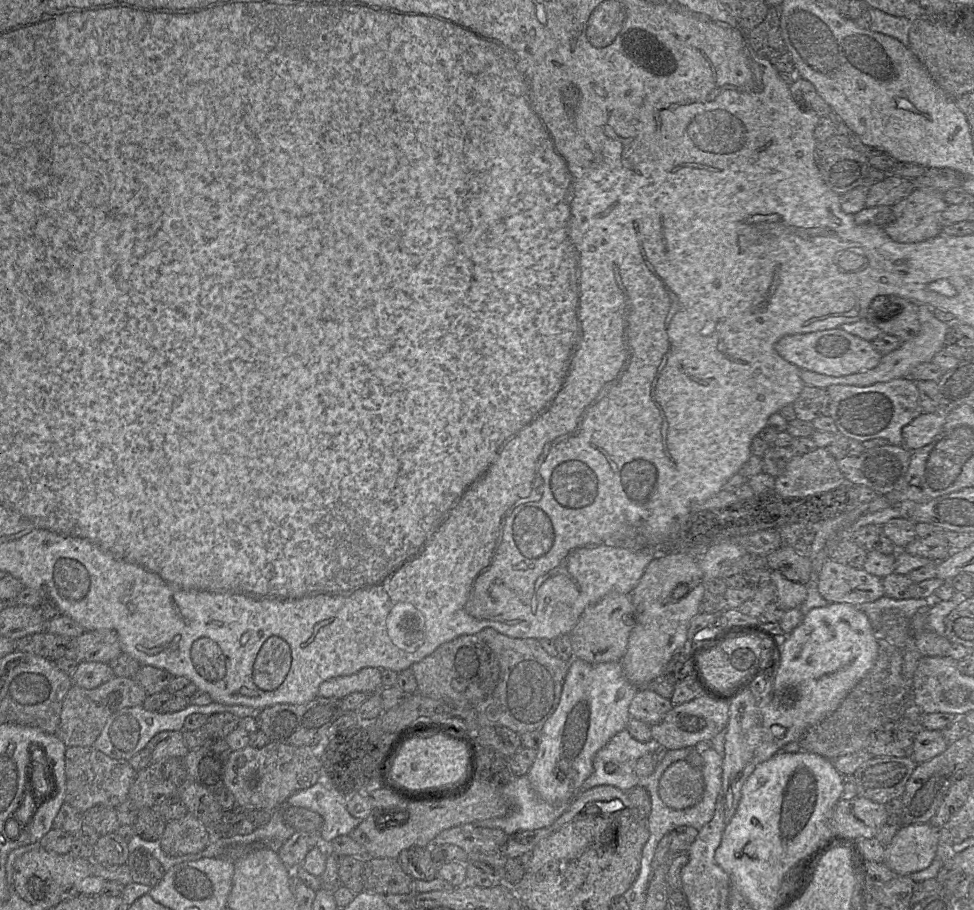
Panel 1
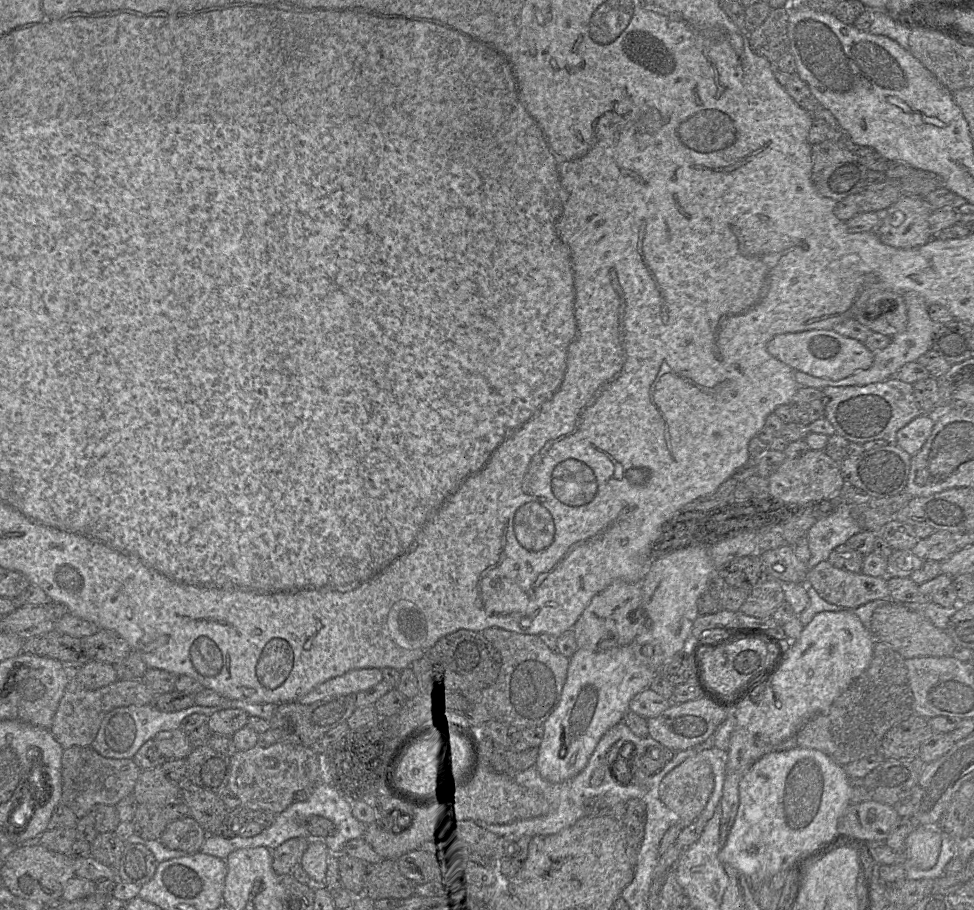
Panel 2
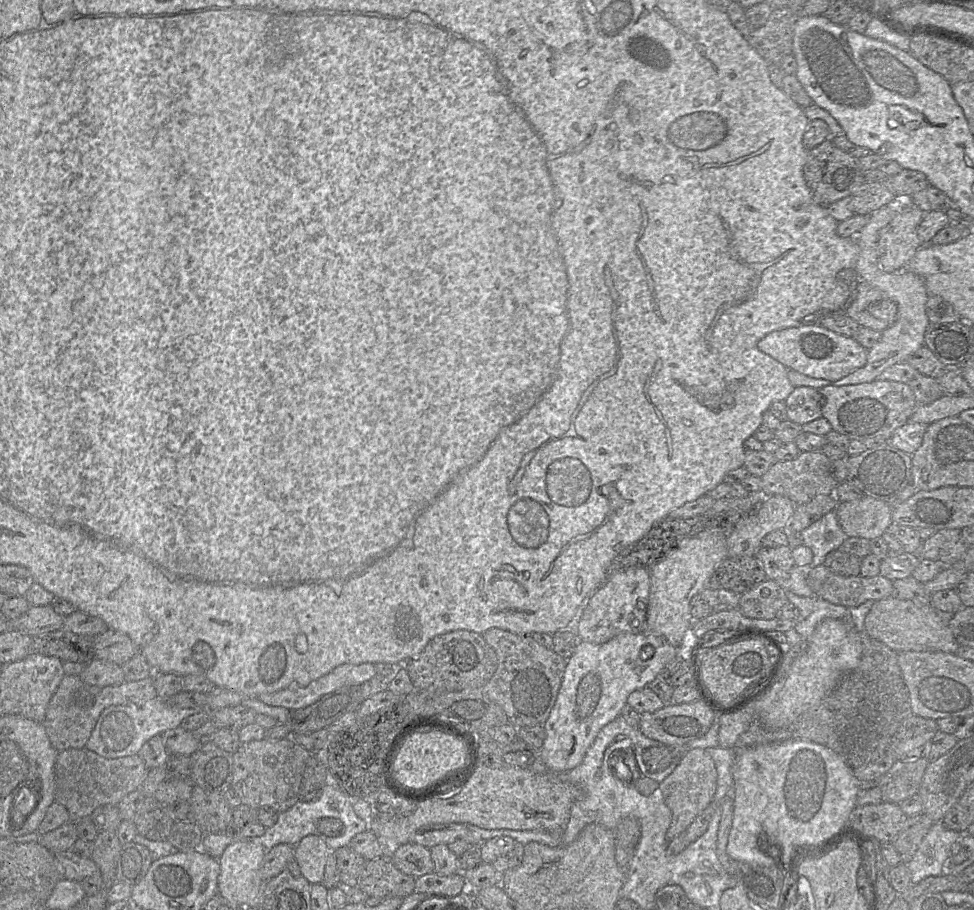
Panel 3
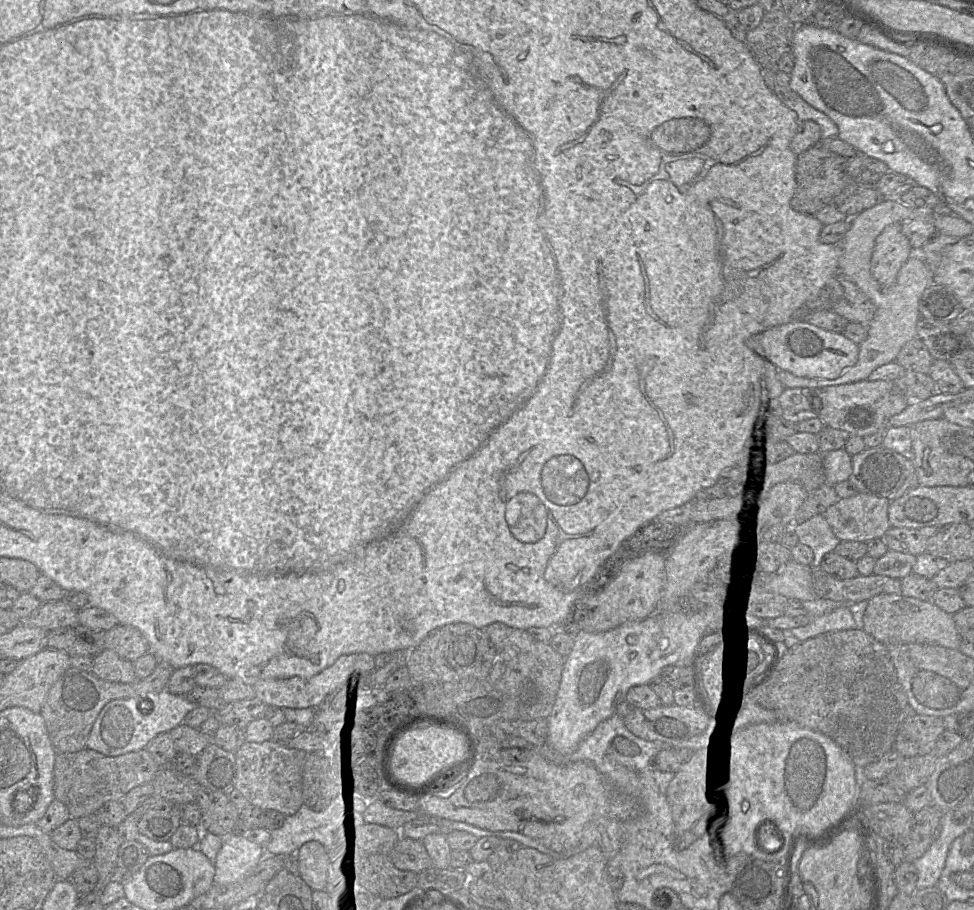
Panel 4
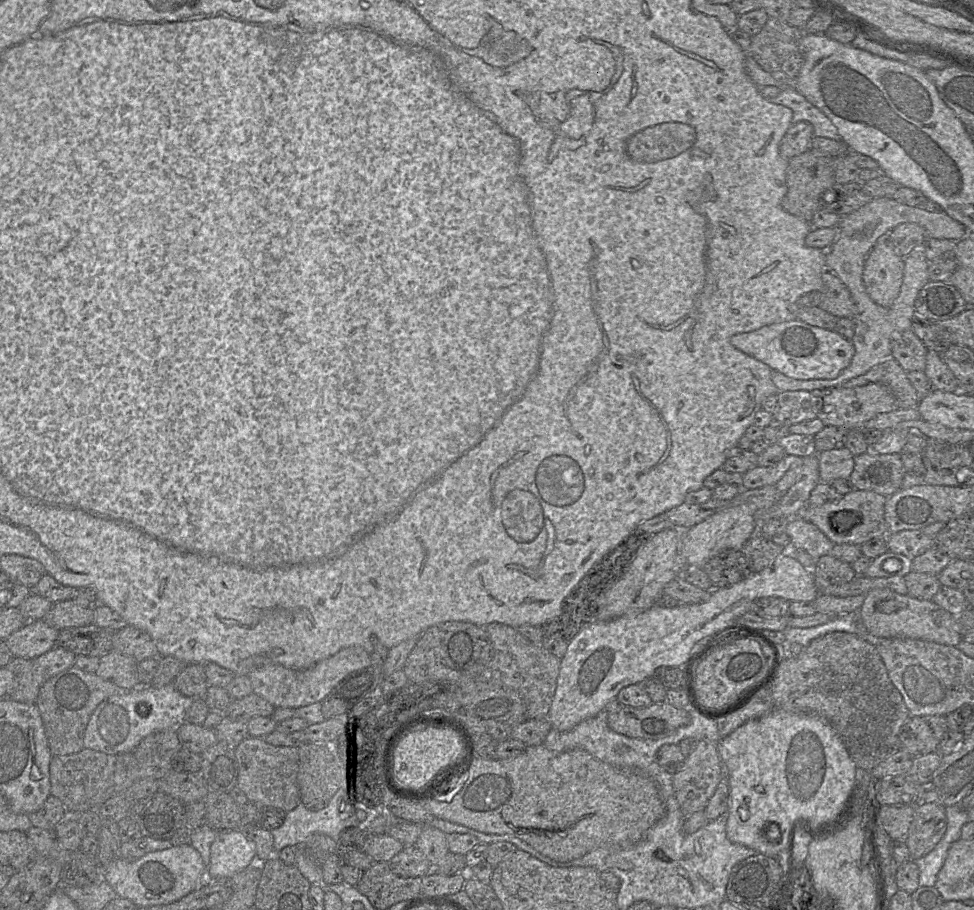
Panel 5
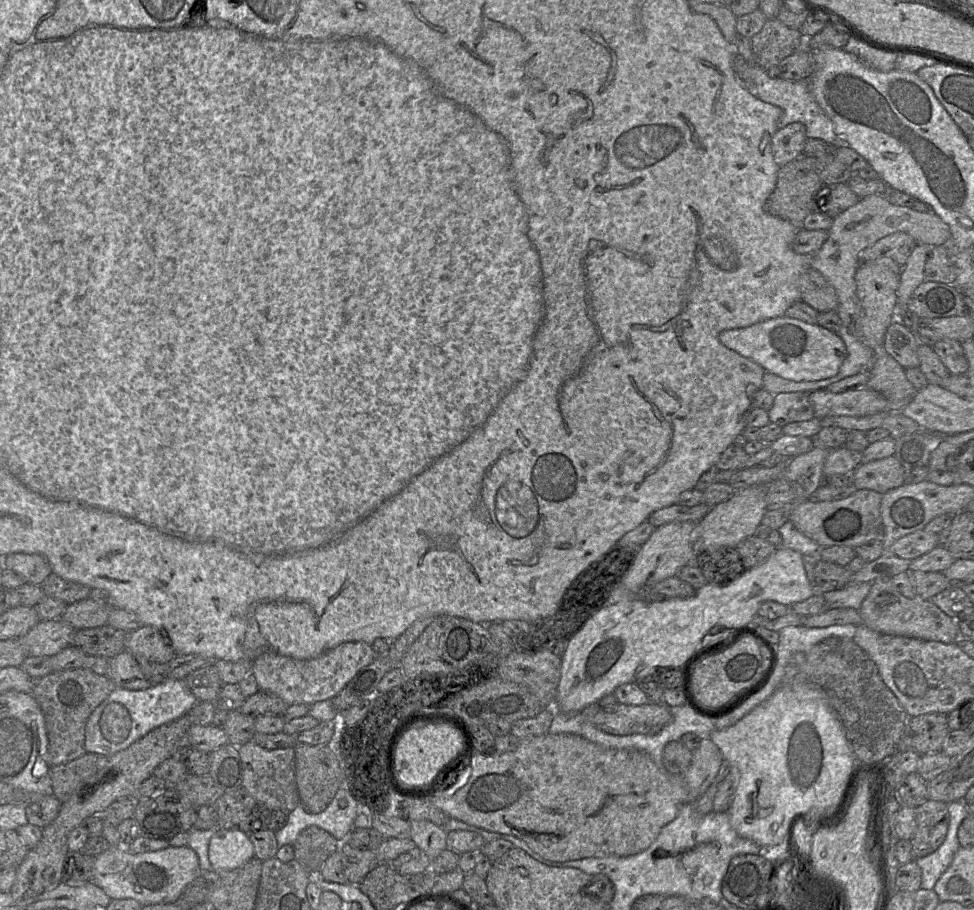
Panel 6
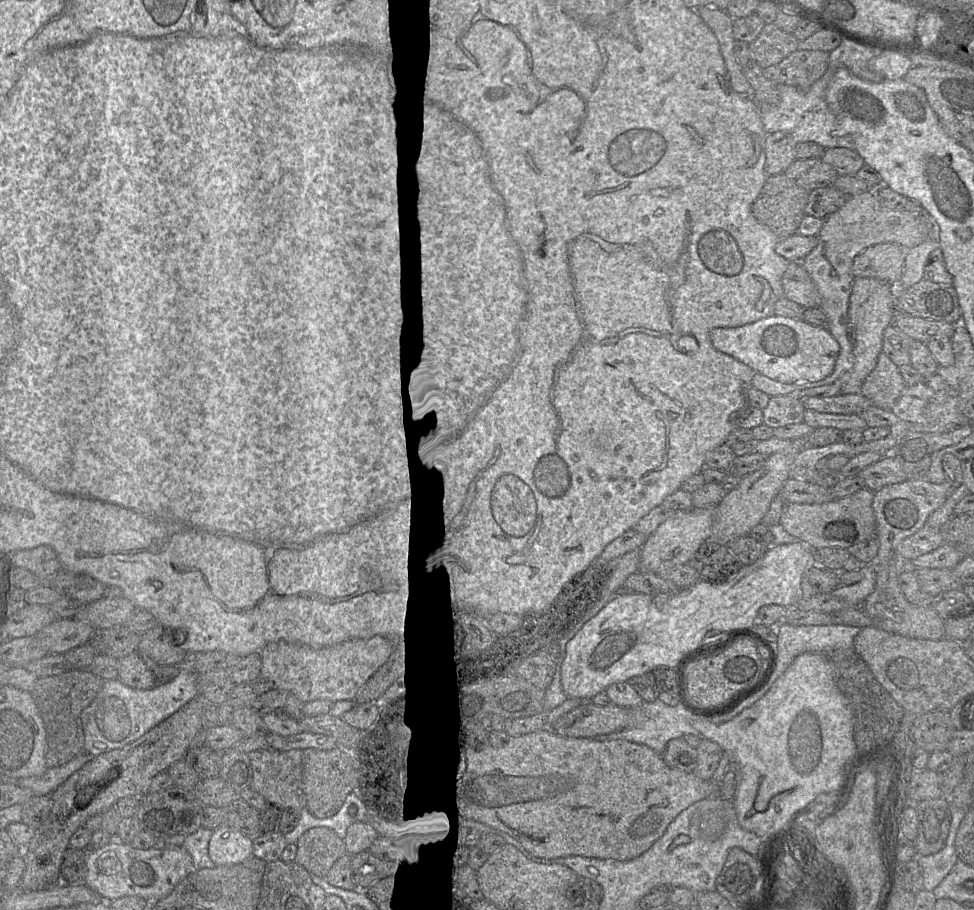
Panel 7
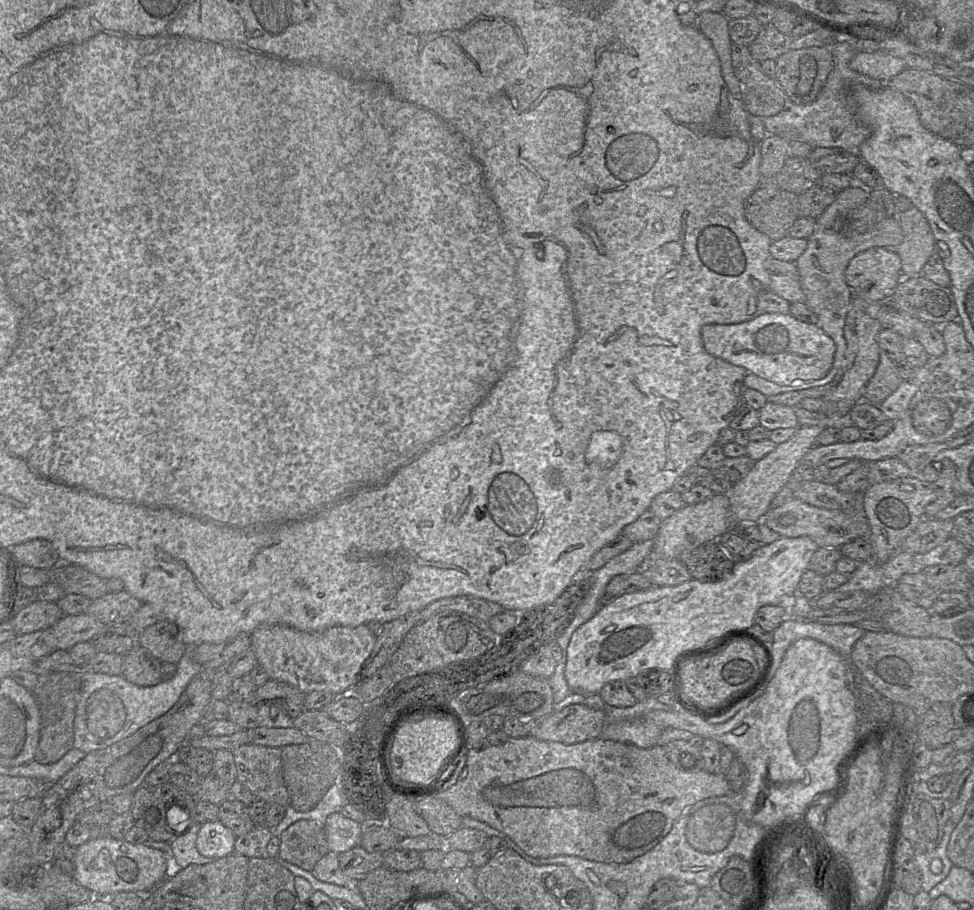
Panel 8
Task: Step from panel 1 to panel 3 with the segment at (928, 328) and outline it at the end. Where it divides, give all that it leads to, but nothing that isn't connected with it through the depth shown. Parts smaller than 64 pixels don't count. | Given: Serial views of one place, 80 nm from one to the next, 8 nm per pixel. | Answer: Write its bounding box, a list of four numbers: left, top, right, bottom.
[788,204,930,388]

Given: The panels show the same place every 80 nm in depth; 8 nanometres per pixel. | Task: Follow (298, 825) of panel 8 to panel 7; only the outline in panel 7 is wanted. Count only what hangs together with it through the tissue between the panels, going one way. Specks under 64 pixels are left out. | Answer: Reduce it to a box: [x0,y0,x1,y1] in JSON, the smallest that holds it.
[294,827,348,878]

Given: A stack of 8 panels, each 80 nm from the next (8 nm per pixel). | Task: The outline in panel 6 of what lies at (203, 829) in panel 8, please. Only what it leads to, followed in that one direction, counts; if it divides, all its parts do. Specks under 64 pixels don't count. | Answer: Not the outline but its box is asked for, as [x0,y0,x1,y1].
[209,829,254,870]

